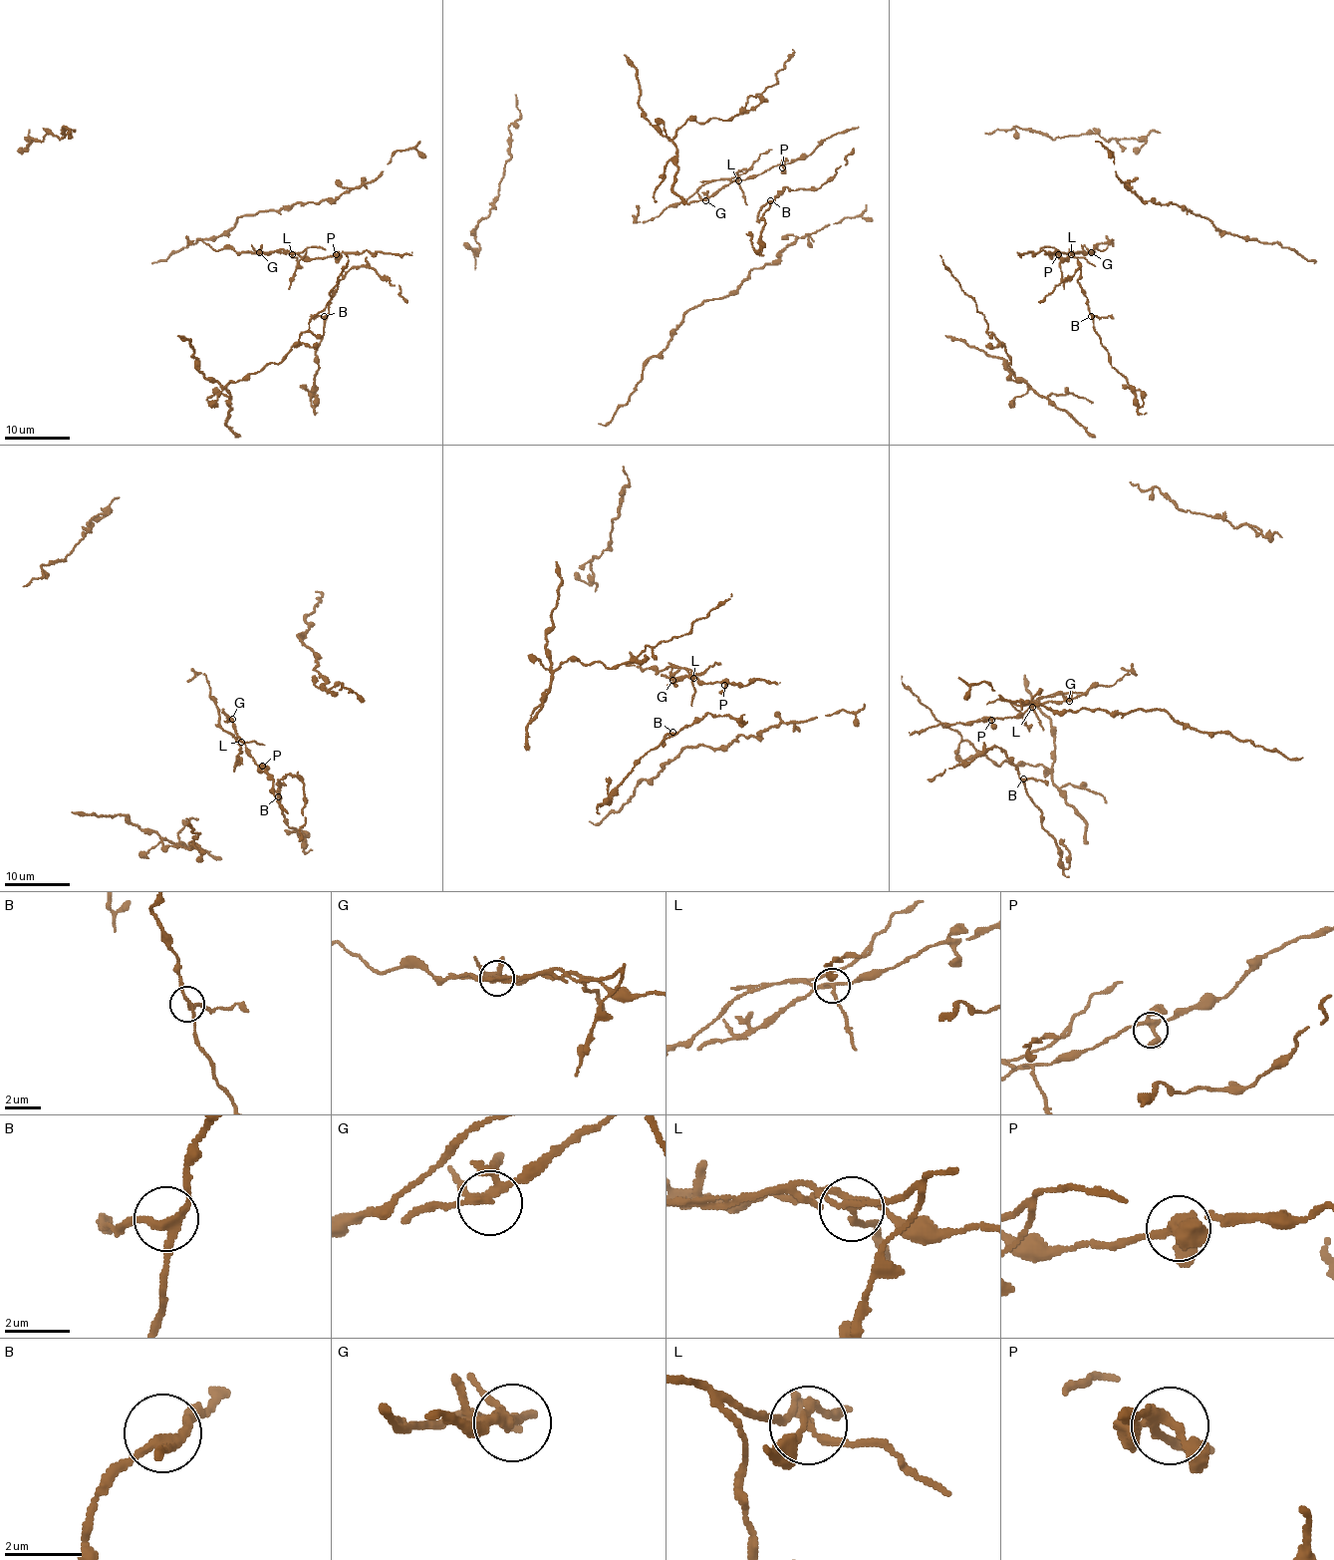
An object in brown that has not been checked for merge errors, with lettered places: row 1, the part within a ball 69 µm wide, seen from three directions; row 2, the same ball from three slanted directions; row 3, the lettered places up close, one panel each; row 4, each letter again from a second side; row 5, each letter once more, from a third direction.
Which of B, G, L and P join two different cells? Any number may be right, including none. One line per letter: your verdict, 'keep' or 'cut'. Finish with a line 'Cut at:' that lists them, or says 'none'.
B: keep
G: keep
L: cut
P: keep
Cut at: L

